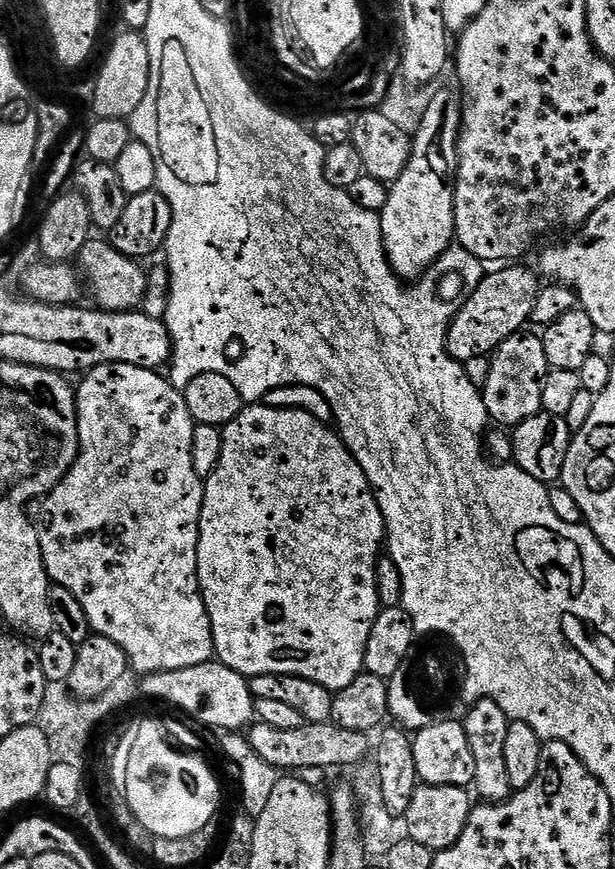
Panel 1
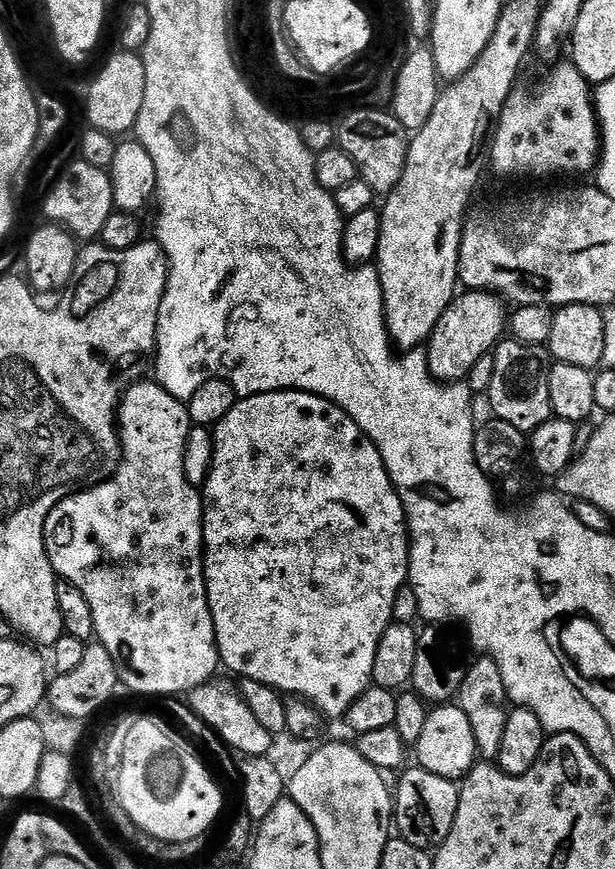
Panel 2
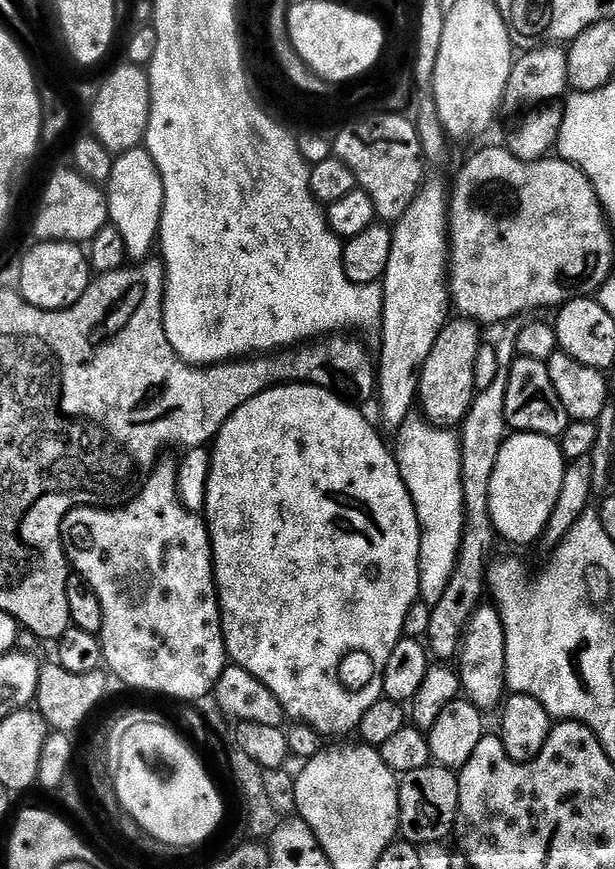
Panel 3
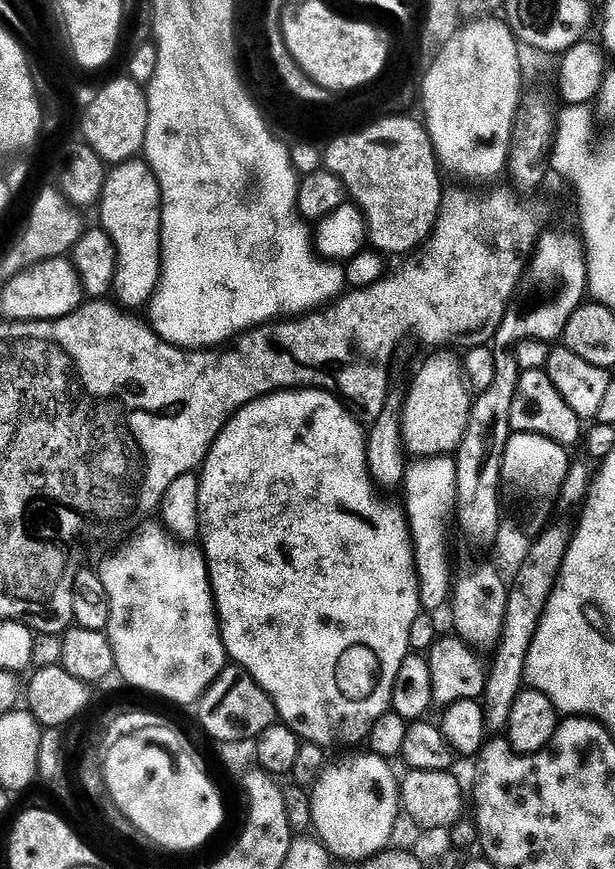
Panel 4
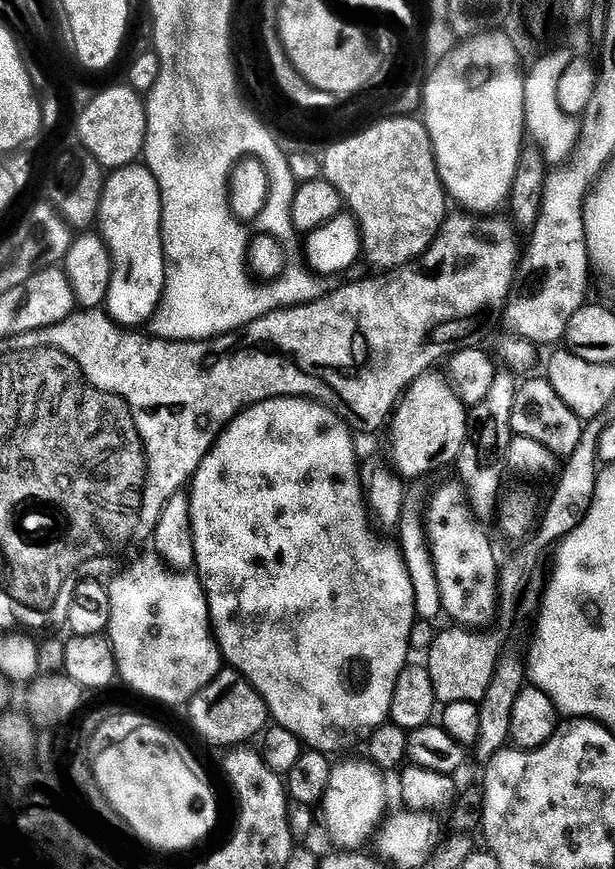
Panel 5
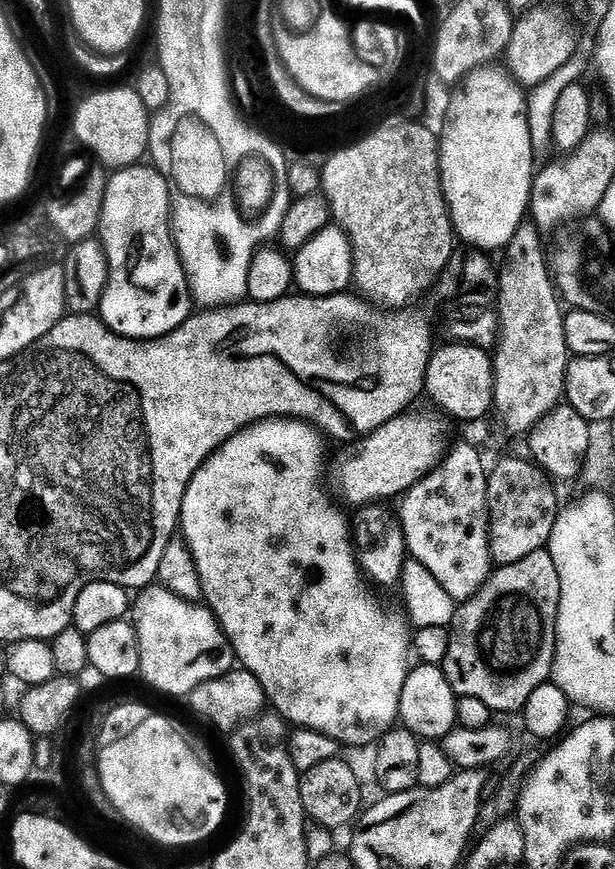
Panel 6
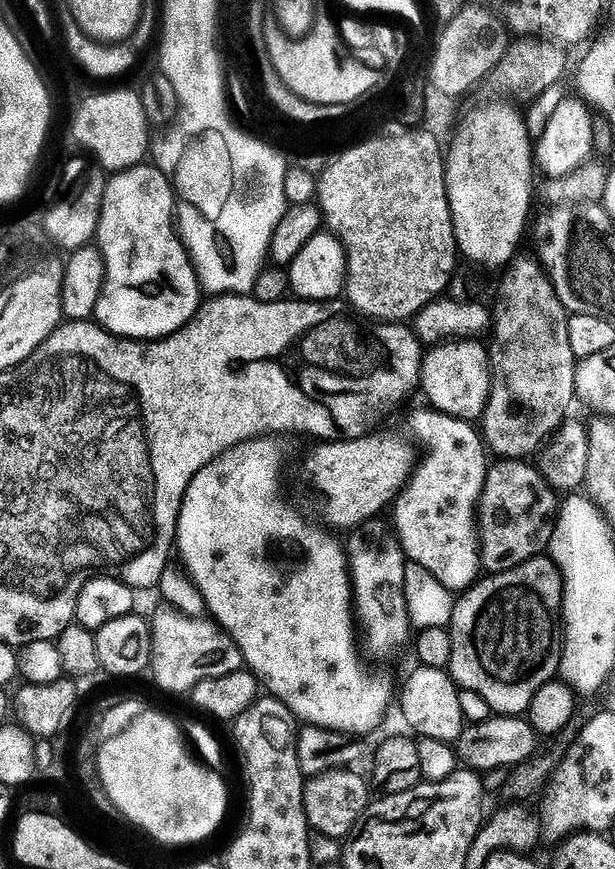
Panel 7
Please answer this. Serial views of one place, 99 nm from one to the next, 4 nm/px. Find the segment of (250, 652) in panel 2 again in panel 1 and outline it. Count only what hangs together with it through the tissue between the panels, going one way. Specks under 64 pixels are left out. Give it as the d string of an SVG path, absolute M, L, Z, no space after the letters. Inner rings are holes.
M257 402L241 407L239 414L229 424L223 425L222 431L222 458L218 458L218 466L204 480L198 538L198 582L210 614L215 659L249 678L258 674L301 676L333 694L338 693L364 672L370 630L374 630L374 622L382 611L376 585L376 564L386 544L386 525L378 493L368 481L365 465L356 461L357 453L349 447L345 437L335 427L320 421L311 410L303 412L300 408L271 408L268 402Z

